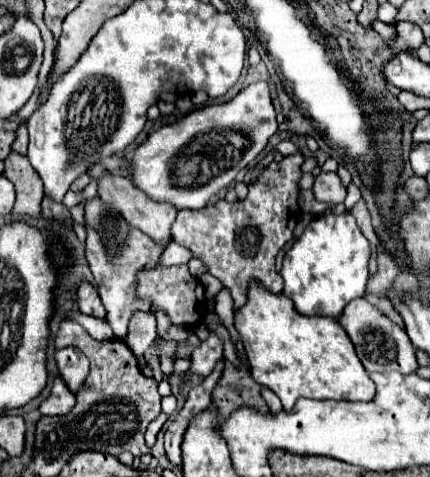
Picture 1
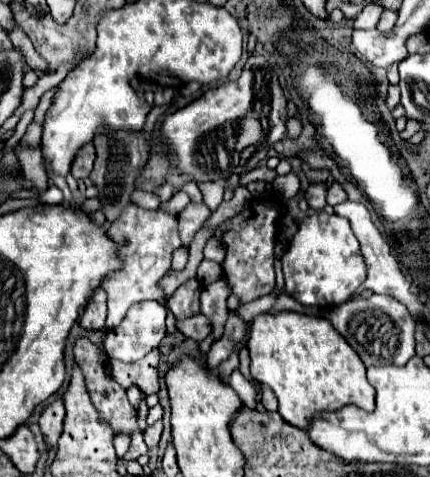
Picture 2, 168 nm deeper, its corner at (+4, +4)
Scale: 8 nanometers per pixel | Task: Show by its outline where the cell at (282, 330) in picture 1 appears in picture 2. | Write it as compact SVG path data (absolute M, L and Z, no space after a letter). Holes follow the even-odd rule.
M283 311L279 315L261 313L255 317L251 325L247 349L251 355L251 375L259 383L273 389L275 397L279 399L281 417L293 427L307 431L315 415L337 411L345 405L357 405L359 409L365 409L369 413L375 409L375 389L369 385L365 377L363 361L351 349L351 345L333 329L333 325L329 325L329 321L323 317L311 317L293 311Z

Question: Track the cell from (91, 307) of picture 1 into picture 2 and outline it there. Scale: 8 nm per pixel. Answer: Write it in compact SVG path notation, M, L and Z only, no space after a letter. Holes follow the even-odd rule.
M97 289L93 301L87 305L79 323L85 331L105 331L105 319L107 319L107 295L103 289Z

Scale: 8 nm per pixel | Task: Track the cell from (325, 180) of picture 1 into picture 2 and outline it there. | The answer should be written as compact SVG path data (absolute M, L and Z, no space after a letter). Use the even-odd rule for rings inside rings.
M309 185L307 193L305 193L305 199L307 199L311 209L323 209L327 205L325 195L327 195L327 191L325 191L323 185Z

